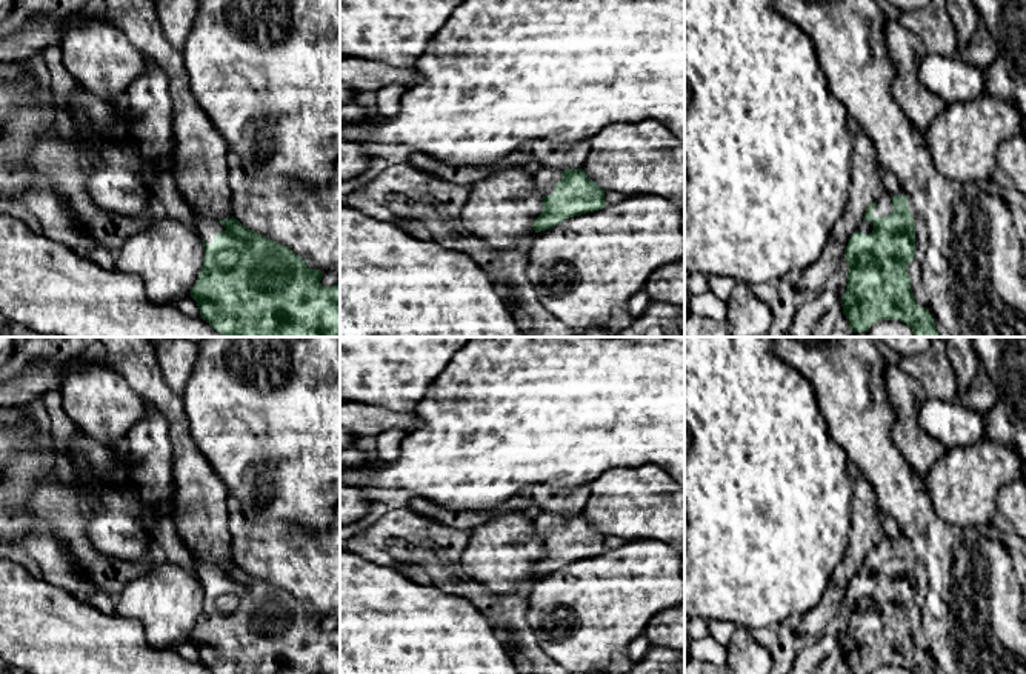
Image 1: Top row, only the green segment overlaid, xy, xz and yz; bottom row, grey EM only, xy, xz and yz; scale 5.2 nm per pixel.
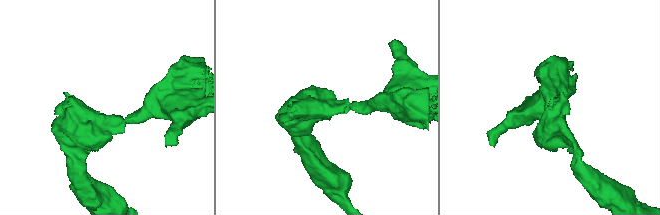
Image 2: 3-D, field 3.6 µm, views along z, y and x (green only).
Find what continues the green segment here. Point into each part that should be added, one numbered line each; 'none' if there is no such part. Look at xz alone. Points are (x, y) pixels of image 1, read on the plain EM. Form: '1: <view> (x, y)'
1: xz (545, 523)

